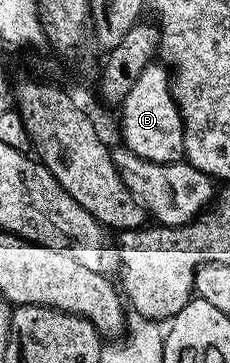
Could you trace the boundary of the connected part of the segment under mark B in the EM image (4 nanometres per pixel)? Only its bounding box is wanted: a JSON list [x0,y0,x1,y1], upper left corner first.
[121,62,184,164]

